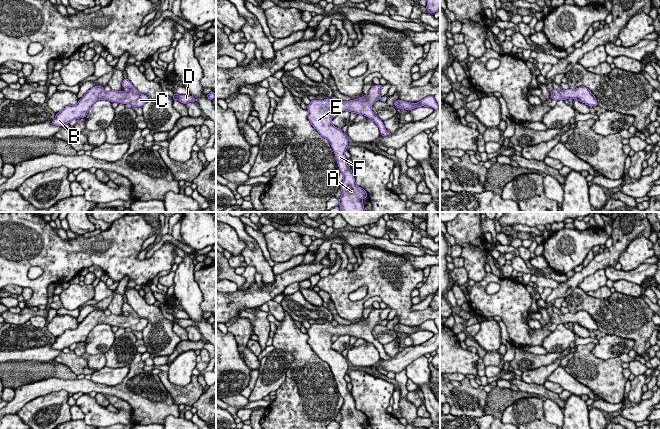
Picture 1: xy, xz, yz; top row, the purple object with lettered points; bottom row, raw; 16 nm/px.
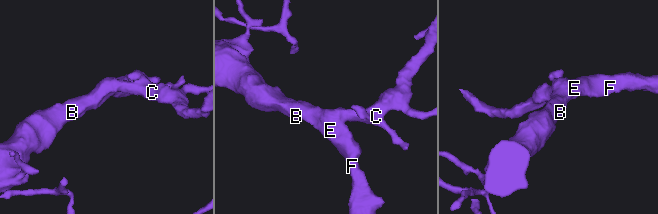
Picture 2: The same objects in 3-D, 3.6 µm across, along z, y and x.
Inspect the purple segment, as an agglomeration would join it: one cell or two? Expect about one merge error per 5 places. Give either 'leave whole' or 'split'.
leave whole

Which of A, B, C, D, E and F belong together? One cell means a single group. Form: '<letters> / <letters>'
A B C D E F

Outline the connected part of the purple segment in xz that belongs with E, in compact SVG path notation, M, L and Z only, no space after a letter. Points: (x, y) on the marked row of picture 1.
M381 84L374 85L366 95L350 101L333 102L330 98L326 98L324 100L311 100L310 104L307 105L308 120L318 133L329 141L338 167L344 176L340 185L342 192L339 198L341 212L366 212L362 200L367 198L368 194L363 188L356 185L352 170L347 165L344 152L348 147L348 136L332 124L332 113L348 111L364 115L375 122L379 127L381 136L390 135L391 133L386 130L383 121L371 110L372 105L382 97L379 93L381 88Z

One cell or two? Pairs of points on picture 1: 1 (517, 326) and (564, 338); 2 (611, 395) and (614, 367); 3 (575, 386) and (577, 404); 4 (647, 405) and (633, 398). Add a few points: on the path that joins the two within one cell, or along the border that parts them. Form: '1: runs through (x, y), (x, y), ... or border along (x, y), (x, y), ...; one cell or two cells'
1: border along (552, 331), (540, 344); two cells
2: runs through (611, 388), (611, 374); one cell
3: border along (572, 393), (579, 396); two cells
4: border along (642, 400), (632, 405); two cells

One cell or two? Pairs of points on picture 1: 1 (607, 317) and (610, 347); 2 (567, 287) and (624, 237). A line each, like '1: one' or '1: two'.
1: two
2: one

